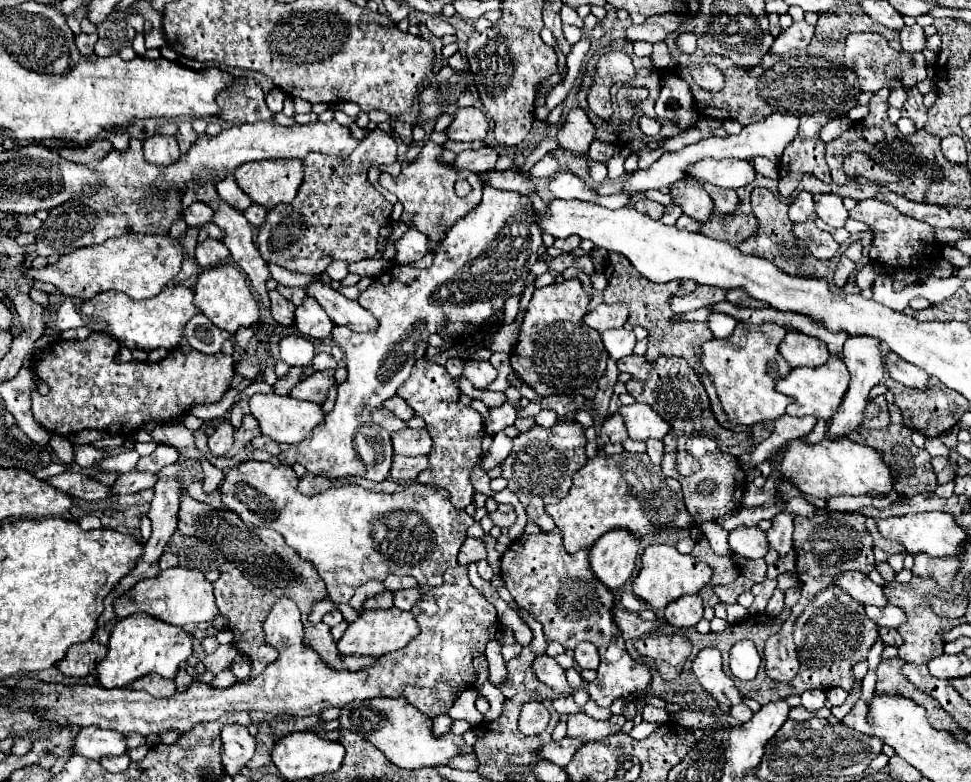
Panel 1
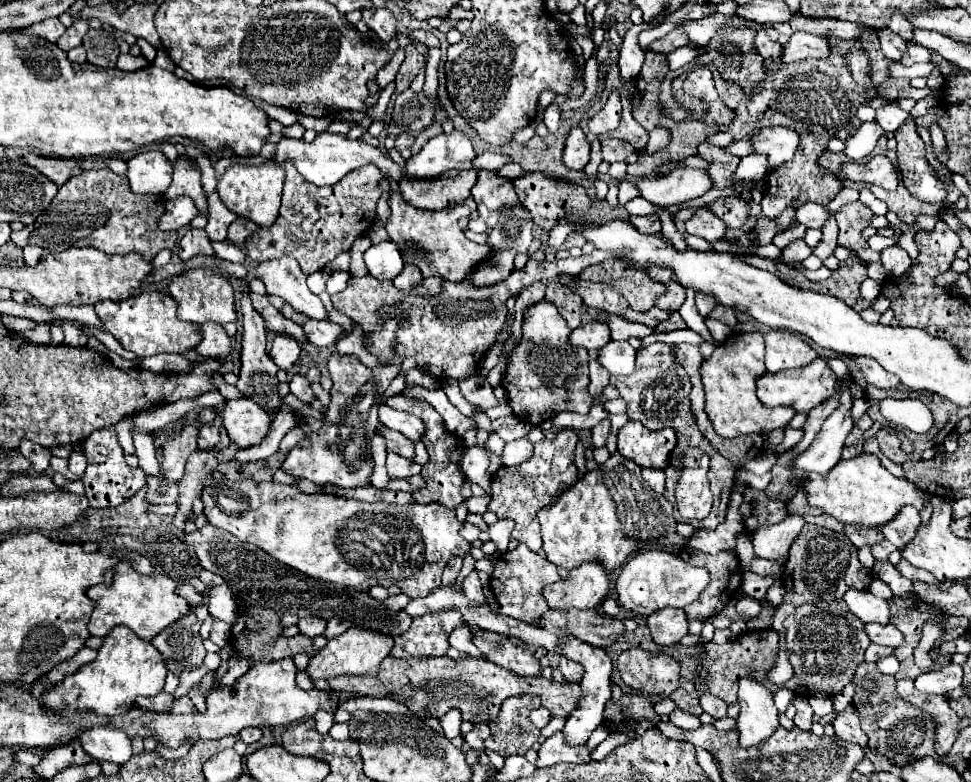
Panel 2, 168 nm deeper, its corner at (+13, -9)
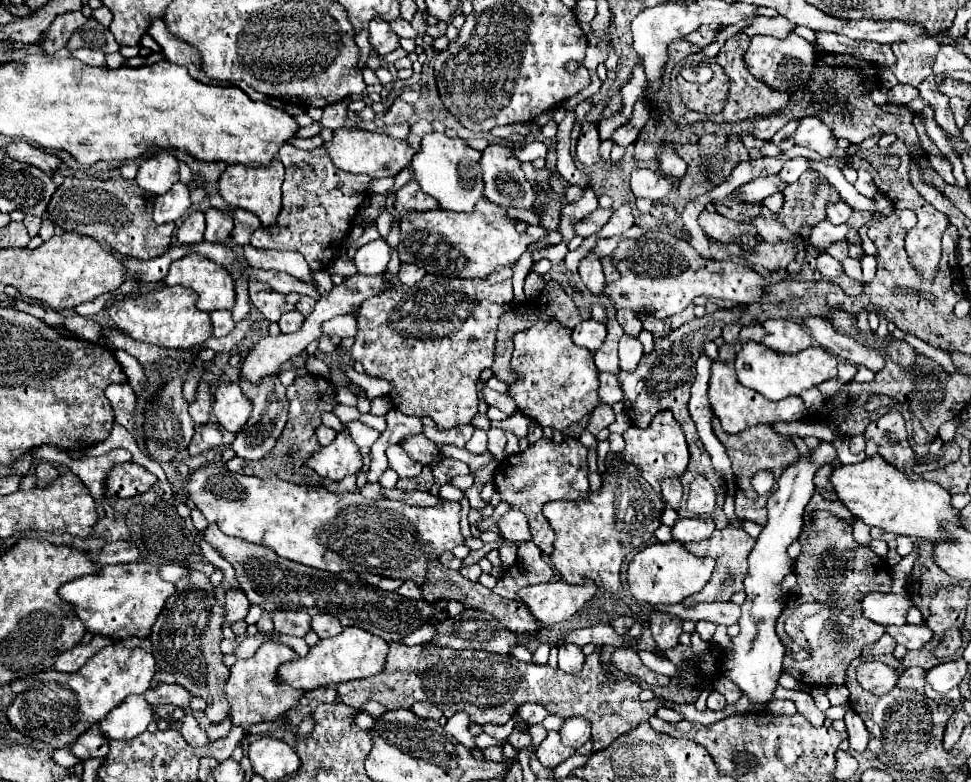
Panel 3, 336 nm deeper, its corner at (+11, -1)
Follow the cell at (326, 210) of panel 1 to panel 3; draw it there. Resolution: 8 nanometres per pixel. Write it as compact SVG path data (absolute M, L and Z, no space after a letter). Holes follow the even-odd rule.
M293 144L281 146L279 160L285 166L283 208L275 226L259 228L251 236L255 248L295 250L301 252L311 270L323 270L329 264L329 248L349 236L353 218L359 214L361 202L367 198L369 182L365 174L347 174L333 166L329 152L319 146L311 152L299 150Z

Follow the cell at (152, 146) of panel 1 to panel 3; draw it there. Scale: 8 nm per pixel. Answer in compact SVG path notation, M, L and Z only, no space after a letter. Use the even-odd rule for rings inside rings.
M157 152L155 156L139 164L135 182L151 194L167 194L175 182L179 182L179 162L171 152Z

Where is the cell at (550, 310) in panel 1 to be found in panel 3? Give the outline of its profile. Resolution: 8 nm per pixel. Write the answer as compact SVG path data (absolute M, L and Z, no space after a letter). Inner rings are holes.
M543 320L535 322L529 330L515 332L515 350L511 364L519 374L519 380L509 386L509 394L515 398L519 410L539 426L553 428L557 432L563 432L583 416L591 414L591 410L595 410L595 406L599 404L599 380L591 352L595 352L603 344L605 336L605 324L595 320L583 320L573 328L573 332L563 328L559 322Z

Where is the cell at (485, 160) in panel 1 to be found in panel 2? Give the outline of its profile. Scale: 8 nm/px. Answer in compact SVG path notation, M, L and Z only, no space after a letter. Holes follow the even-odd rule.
M449 170L439 178L423 178L423 180L401 180L399 192L403 198L427 210L439 210L445 206L453 206L463 202L469 194L473 184L477 182L477 170Z

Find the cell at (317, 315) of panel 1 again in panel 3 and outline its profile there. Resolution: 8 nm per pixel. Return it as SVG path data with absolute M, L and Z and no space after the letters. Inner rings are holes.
M347 316L333 318L333 320L323 324L323 334L339 336L339 338L355 336L357 334L357 318L347 318Z

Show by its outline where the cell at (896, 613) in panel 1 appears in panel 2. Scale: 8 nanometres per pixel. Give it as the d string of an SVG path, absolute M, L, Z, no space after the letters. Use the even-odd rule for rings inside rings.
M865 624L865 632L871 638L871 642L897 648L903 642L903 634L893 626L893 624Z

